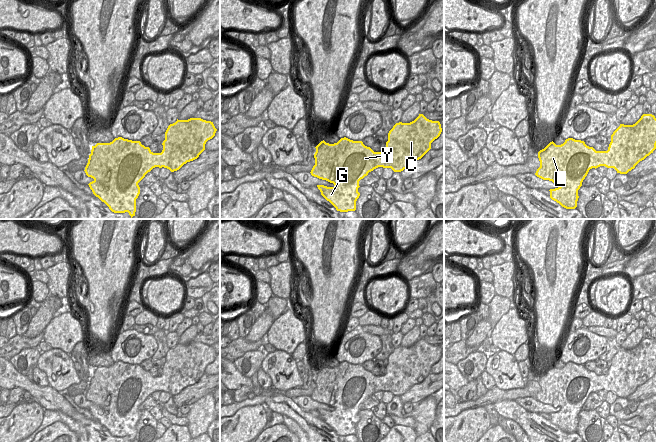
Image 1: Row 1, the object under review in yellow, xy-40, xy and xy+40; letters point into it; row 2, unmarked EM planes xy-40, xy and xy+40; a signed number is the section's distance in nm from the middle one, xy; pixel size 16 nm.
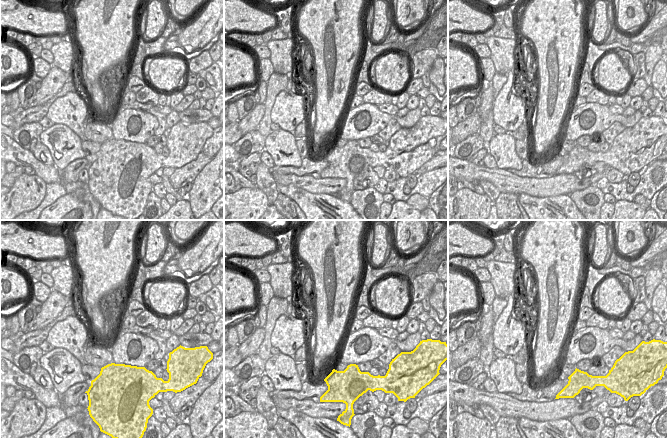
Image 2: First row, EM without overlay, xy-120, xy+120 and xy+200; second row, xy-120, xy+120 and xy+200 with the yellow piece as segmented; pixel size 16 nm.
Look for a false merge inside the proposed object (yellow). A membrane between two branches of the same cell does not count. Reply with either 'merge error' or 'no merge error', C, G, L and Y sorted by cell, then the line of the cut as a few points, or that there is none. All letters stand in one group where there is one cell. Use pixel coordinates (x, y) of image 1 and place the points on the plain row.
no merge error | C G L Y | no cut

